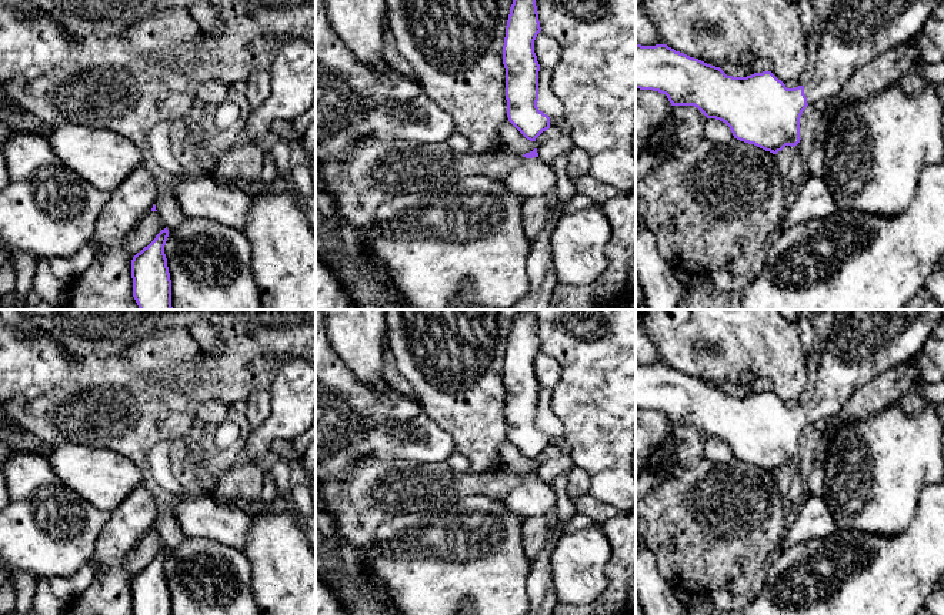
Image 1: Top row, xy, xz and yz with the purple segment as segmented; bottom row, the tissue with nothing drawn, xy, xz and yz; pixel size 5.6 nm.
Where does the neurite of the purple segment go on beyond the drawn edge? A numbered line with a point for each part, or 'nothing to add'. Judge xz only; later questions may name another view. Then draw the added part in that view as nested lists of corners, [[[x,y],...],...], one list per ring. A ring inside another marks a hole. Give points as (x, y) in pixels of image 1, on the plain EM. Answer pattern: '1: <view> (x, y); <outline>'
1: xz (531, 497); [[[533,477],[521,479],[503,504],[523,521],[533,517],[547,519],[547,514],[557,505],[557,497],[551,485]]]

